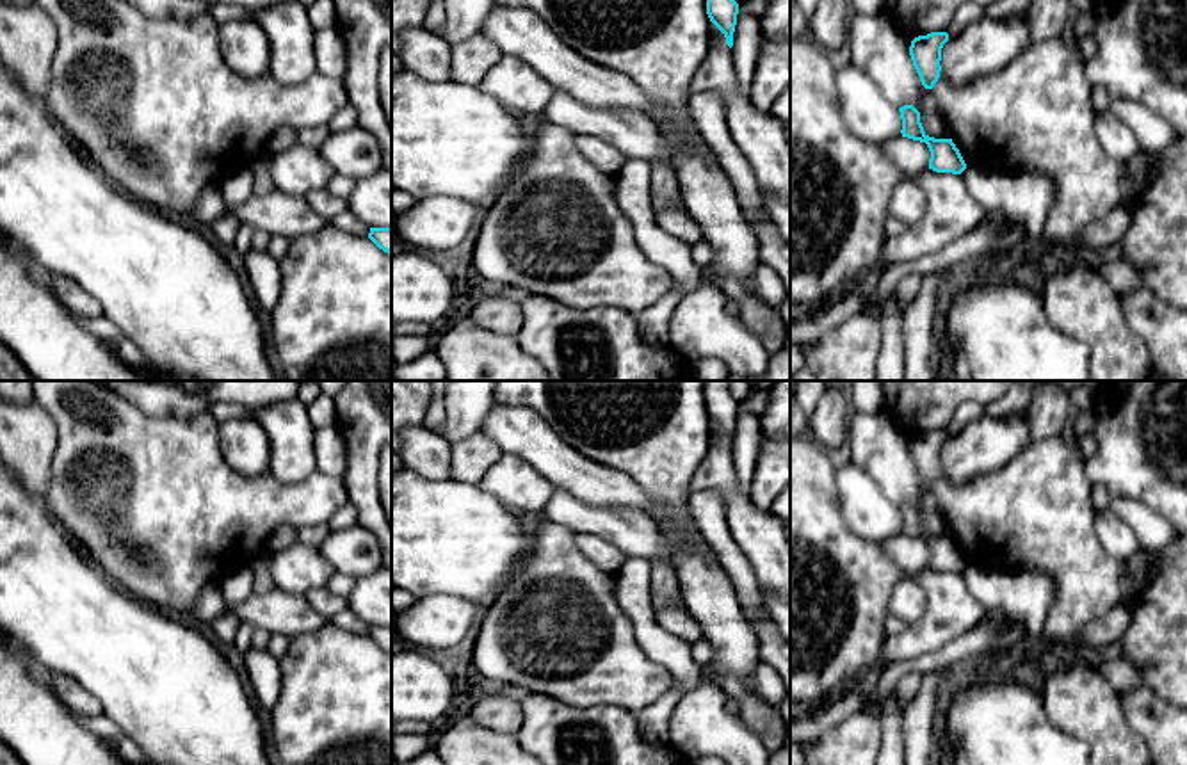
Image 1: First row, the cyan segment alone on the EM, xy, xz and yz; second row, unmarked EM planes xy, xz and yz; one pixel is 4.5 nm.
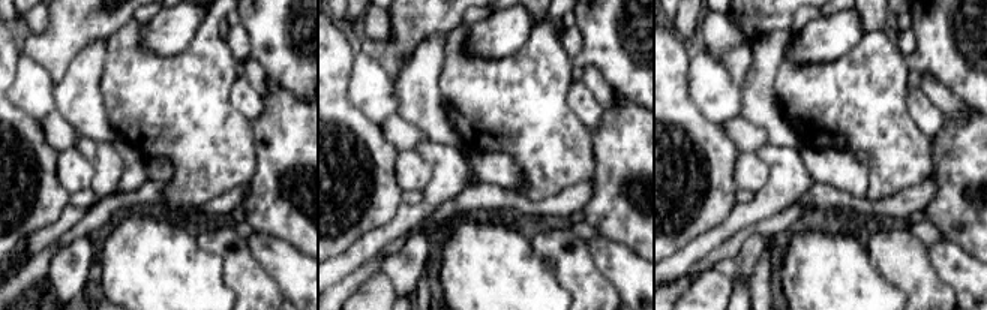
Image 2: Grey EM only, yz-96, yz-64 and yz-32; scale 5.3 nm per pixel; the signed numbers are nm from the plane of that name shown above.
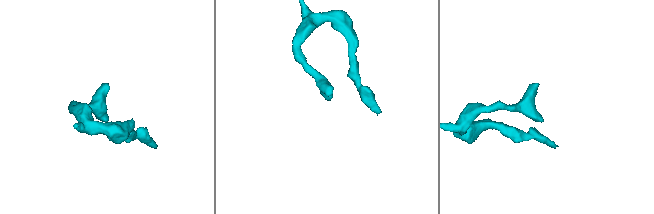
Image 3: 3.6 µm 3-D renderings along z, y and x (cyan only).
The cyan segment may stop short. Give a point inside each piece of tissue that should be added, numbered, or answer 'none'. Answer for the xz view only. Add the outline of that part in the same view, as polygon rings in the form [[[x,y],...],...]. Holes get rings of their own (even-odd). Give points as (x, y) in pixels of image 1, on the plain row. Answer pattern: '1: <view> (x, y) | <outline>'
none

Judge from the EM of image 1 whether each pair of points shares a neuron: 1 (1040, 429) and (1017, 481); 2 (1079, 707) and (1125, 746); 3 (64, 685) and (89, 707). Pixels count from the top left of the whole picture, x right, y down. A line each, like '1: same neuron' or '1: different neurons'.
1: different neurons
2: same neuron
3: same neuron

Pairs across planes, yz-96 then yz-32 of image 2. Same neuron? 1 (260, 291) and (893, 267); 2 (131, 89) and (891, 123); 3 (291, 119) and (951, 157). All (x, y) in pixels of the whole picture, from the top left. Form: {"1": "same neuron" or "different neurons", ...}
{"1": "same neuron", "2": "same neuron", "3": "same neuron"}

